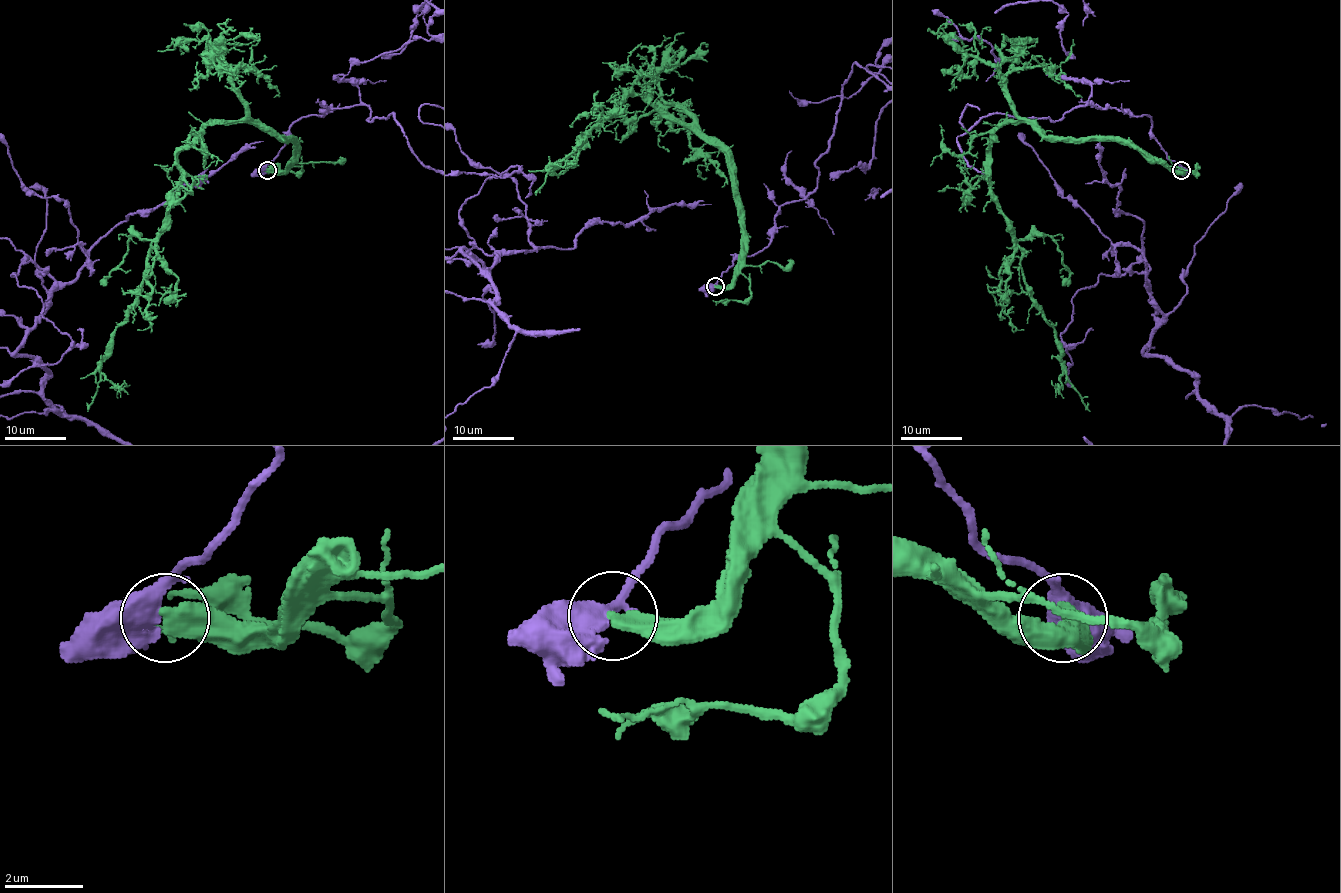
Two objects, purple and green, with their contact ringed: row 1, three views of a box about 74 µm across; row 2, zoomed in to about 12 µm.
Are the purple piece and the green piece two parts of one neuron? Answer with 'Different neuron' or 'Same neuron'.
Different neuron

